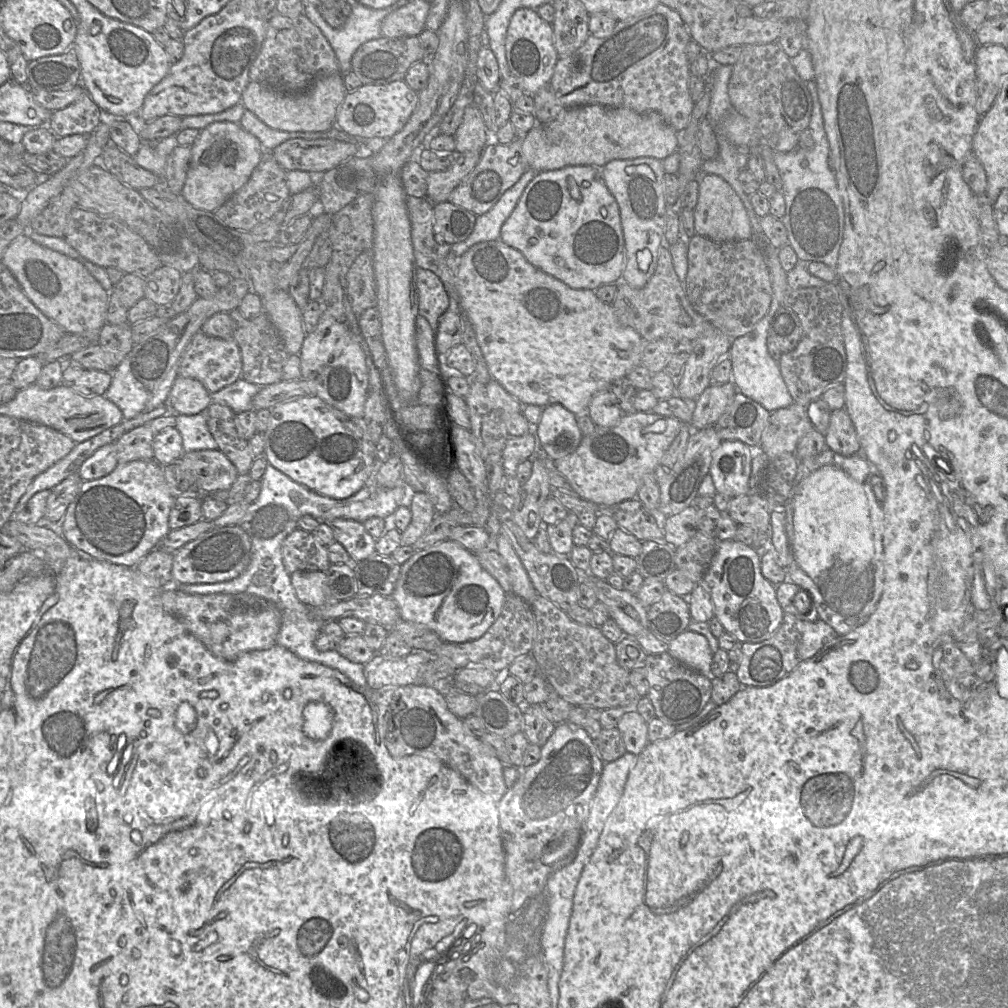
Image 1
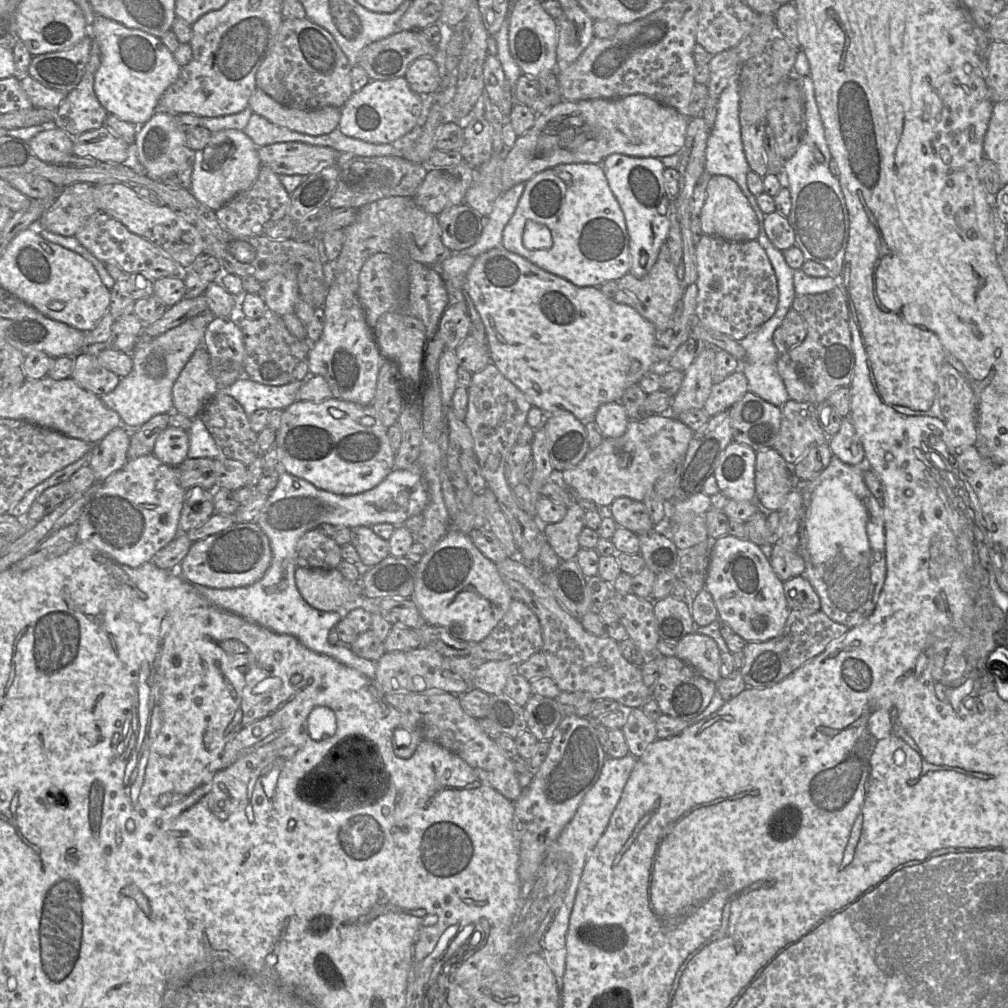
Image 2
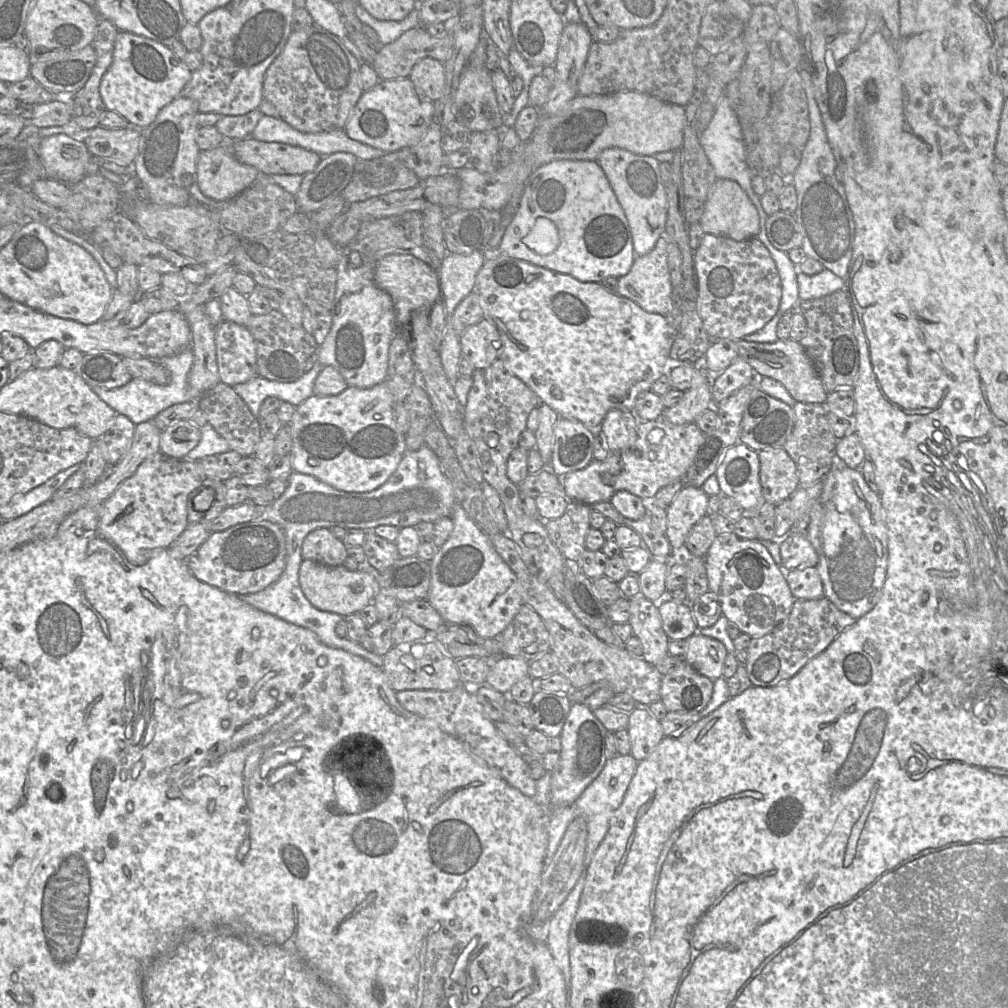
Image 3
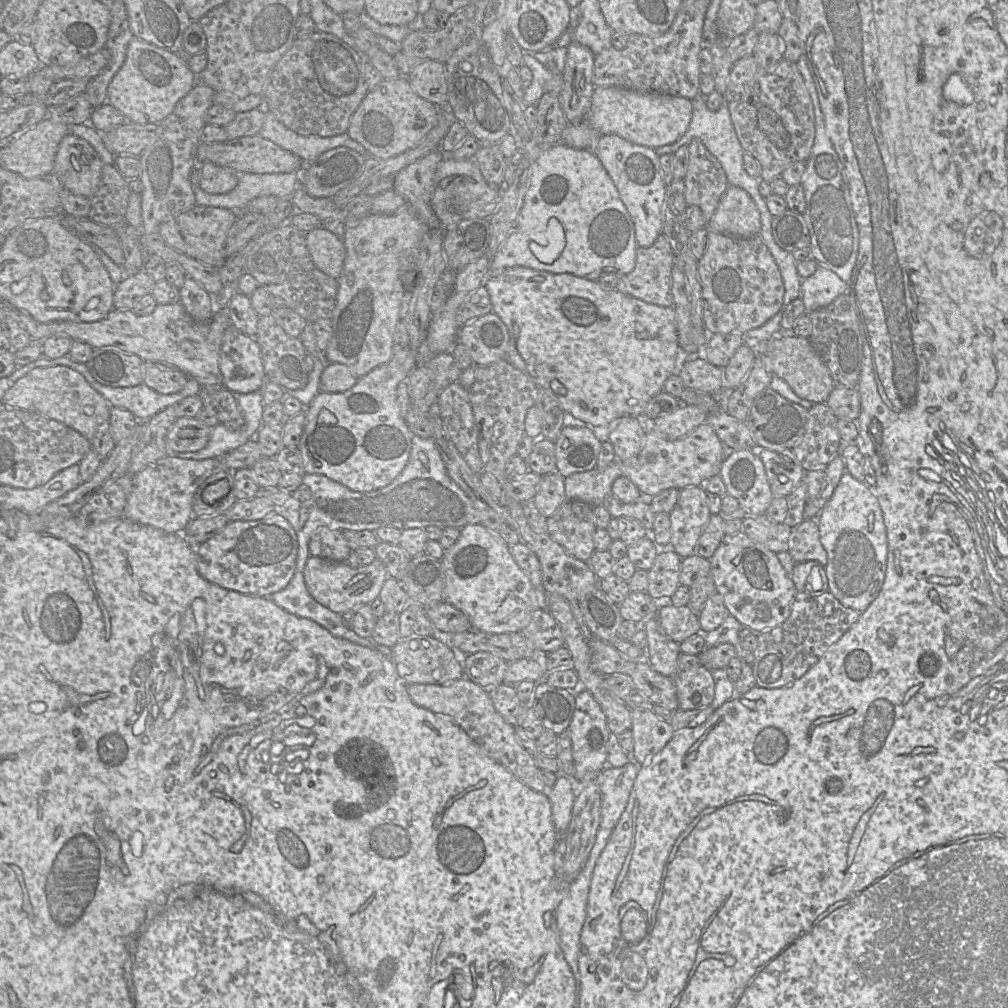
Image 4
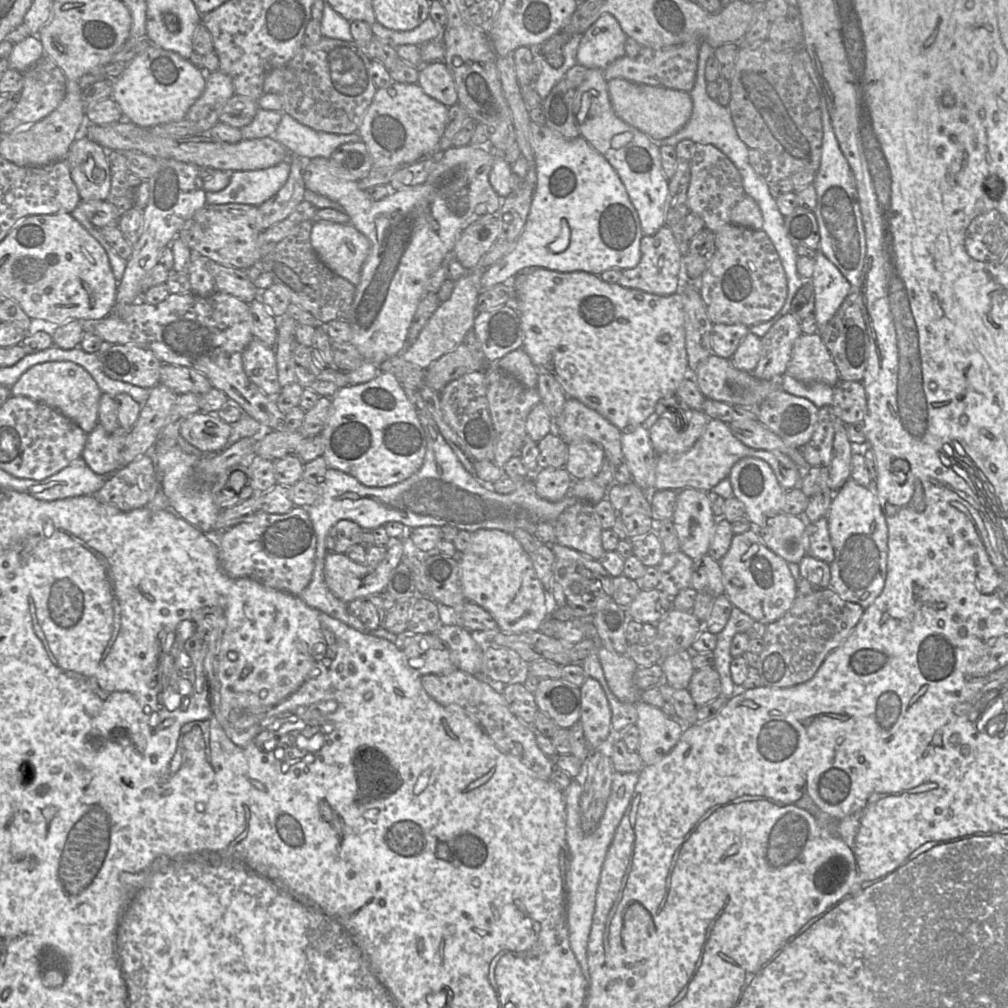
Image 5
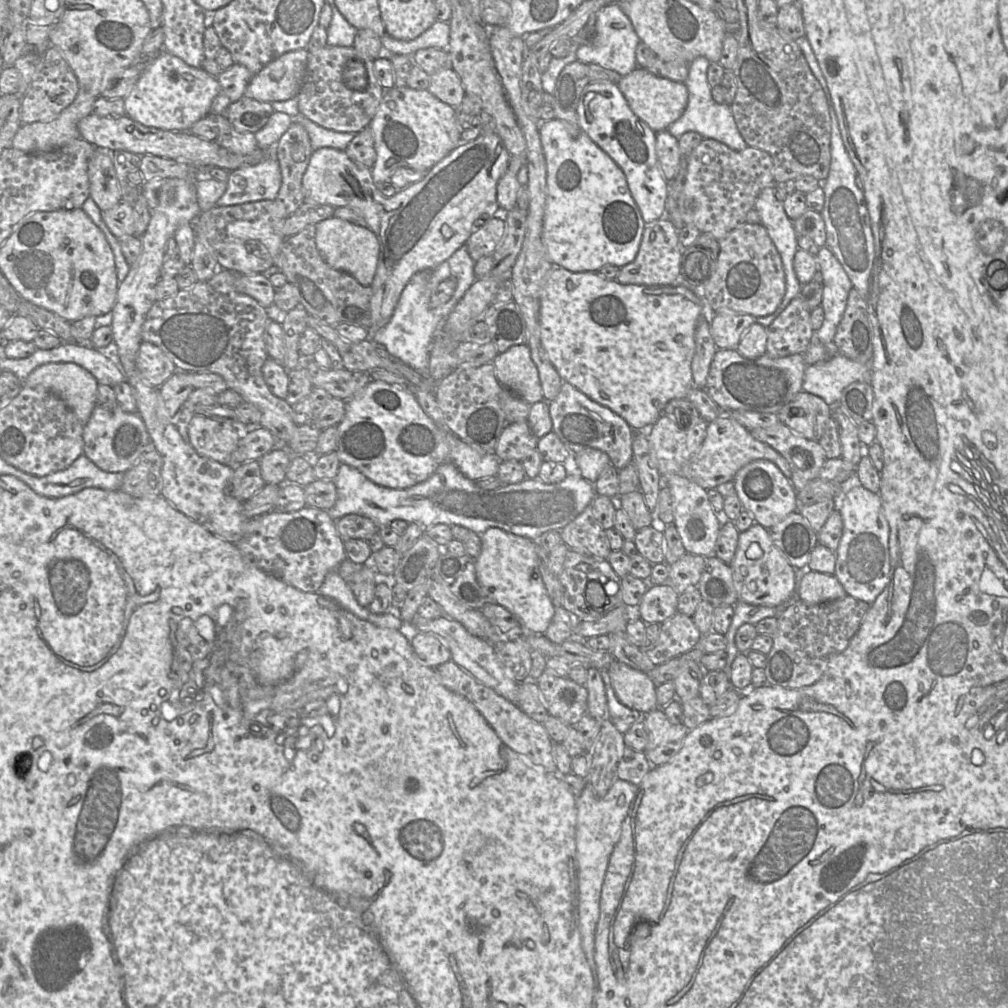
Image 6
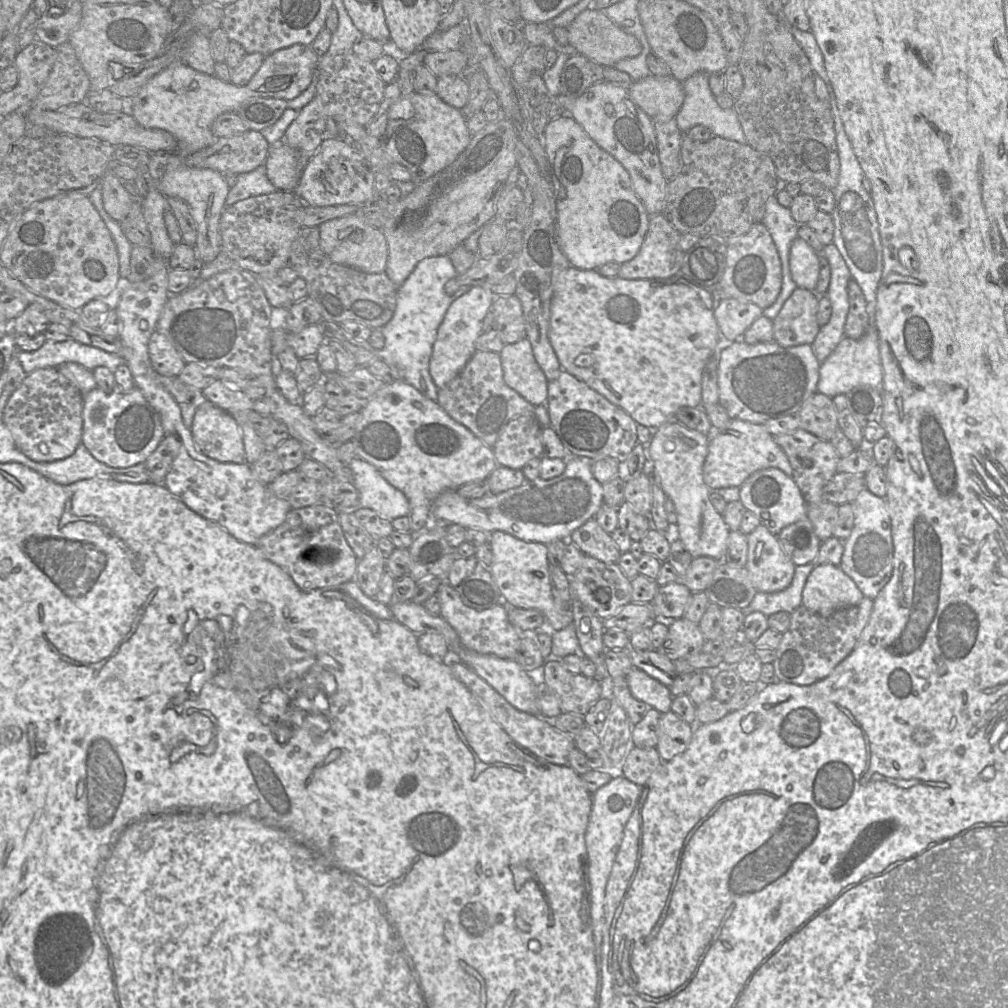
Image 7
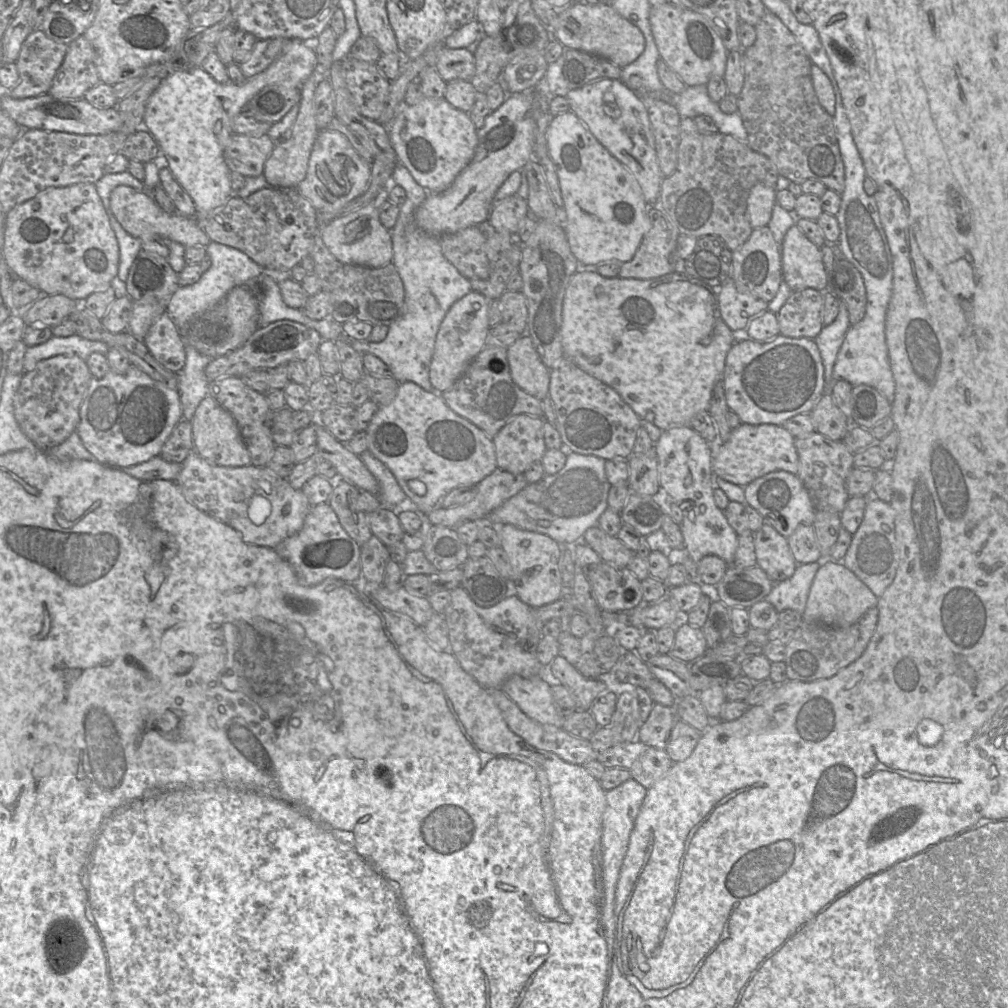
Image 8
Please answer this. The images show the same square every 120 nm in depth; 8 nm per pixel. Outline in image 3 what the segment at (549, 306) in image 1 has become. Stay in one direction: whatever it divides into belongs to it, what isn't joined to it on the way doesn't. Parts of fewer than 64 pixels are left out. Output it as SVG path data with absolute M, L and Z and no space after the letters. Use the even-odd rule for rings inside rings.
M498 254L493 259L486 259L476 276L475 289L479 296L484 318L490 320L497 327L503 344L503 351L499 359L505 368L514 376L521 379L539 398L541 403L547 404L562 418L580 421L587 428L597 430L606 414L613 409L633 411L638 395L651 390L652 384L661 376L668 375L668 359L672 345L671 326L669 318L643 310L632 300L618 294L609 293L601 283L581 282L570 275L548 270L526 261Z

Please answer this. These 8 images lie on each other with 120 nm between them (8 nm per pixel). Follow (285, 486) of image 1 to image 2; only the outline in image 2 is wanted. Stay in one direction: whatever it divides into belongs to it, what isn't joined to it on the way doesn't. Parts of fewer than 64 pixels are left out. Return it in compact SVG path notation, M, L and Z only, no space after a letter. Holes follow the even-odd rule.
M416 462L407 469L392 470L374 488L355 495L341 495L317 488L305 479L282 471L278 483L254 521L270 541L272 560L265 574L244 587L218 589L195 586L199 593L215 606L241 615L278 634L296 637L306 648L334 658L375 679L376 662L354 654L349 646L335 646L328 642L329 631L343 618L344 612L327 612L311 607L301 596L295 582L298 567L296 544L303 534L320 524L371 527L378 523L403 525L411 516L421 514L428 502L421 472Z

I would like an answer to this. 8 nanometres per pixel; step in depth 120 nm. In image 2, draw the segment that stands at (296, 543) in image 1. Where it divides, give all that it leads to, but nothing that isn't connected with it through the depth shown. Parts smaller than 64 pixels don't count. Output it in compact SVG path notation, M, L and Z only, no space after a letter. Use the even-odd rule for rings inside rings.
M317 529L301 536L296 544L296 552L300 567L331 570L342 561L341 546Z

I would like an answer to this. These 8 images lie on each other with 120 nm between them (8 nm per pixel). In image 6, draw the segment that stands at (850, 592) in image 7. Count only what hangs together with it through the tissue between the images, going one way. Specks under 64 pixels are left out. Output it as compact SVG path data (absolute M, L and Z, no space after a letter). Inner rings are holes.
M808 570L799 584L798 599L808 604L833 601L846 595L845 589L834 574Z

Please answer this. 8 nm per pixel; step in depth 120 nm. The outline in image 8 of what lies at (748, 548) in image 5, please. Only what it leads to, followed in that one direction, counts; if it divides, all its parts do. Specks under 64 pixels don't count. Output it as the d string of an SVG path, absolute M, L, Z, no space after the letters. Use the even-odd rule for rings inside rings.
M765 523L754 533L754 545L757 566L762 568L774 583L781 582L794 574L797 562L787 538L771 525Z

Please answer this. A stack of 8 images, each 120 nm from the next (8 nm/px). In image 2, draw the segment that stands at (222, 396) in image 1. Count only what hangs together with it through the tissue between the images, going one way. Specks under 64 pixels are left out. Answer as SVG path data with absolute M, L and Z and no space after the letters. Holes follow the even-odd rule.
M241 376L230 386L220 388L218 392L232 396L250 416L258 409L284 410L298 400L298 391L305 380L294 380L285 385L271 386Z

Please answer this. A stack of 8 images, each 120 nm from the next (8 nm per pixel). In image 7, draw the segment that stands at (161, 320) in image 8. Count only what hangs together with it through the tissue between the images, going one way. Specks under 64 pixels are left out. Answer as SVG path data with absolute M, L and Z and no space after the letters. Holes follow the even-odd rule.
M156 330L149 338L148 352L153 369L161 376L178 376L186 365L168 338Z

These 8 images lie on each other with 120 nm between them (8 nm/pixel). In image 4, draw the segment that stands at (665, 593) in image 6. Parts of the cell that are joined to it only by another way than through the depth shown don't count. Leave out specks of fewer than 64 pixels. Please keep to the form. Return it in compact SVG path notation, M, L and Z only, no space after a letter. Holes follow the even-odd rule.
M631 592L619 606L623 620L645 622L657 617L661 606L672 605L671 597L652 598L647 592Z

